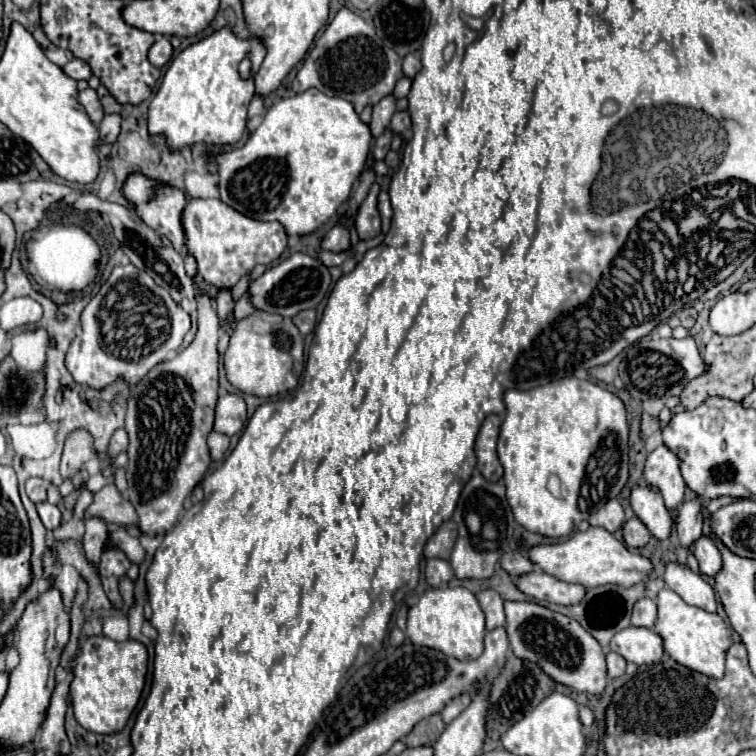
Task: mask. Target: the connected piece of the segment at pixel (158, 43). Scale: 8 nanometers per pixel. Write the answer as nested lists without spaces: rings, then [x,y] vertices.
[[[164,35],[156,37],[154,45],[148,51],[148,61],[154,67],[164,67],[170,61],[170,57],[172,57],[172,45],[170,45],[168,37],[164,37]]]

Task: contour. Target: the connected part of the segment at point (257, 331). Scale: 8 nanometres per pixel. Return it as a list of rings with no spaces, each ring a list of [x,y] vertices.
[[[254,311],[248,319],[238,321],[224,353],[224,369],[228,381],[242,393],[256,397],[288,393],[298,385],[304,369],[304,339],[292,319],[280,319],[280,315]]]

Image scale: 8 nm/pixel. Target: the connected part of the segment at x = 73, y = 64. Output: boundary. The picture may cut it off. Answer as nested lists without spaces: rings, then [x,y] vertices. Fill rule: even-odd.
[[[72,59],[72,61],[68,61],[64,67],[62,67],[62,71],[70,77],[70,79],[74,79],[74,81],[80,81],[80,79],[88,79],[92,73],[90,73],[90,67],[82,61],[82,59]]]

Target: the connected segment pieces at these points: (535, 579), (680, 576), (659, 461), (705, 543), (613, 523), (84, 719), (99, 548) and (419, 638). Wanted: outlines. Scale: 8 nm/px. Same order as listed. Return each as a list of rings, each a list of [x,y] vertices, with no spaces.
[[[534,569],[526,575],[520,575],[514,579],[514,585],[528,597],[534,597],[538,601],[550,601],[558,605],[576,605],[586,589],[582,585],[570,585],[564,583],[542,569]]]
[[[678,561],[666,563],[664,581],[666,581],[666,587],[676,591],[686,603],[702,607],[704,611],[710,611],[710,613],[716,611],[718,601],[712,585],[704,581],[700,575],[692,573],[690,567],[680,565]]]
[[[660,445],[646,457],[644,465],[644,481],[650,487],[658,487],[668,509],[676,509],[684,499],[686,485],[678,463],[678,457],[666,445]]]
[[[700,537],[694,547],[692,547],[698,563],[700,563],[700,571],[702,575],[706,577],[716,577],[716,571],[720,571],[722,567],[722,555],[720,555],[720,549],[716,547],[714,541],[706,539],[706,537]]]
[[[610,499],[602,509],[598,509],[592,517],[590,517],[590,525],[602,527],[610,533],[618,531],[624,523],[624,509],[616,499]]]
[[[94,635],[88,637],[82,643],[82,651],[76,657],[76,665],[72,667],[72,683],[70,683],[70,697],[72,697],[72,707],[74,707],[74,717],[76,721],[92,731],[92,733],[116,733],[122,731],[124,725],[128,723],[134,707],[138,705],[140,693],[144,689],[144,679],[146,679],[146,661],[148,661],[148,651],[142,643],[138,641],[112,641],[104,635]]]
[[[88,519],[86,523],[86,533],[84,533],[84,551],[86,551],[86,557],[94,563],[98,563],[104,547],[106,547],[106,539],[108,539],[108,527],[104,521],[100,519]]]
[[[446,587],[446,589],[428,589],[420,601],[408,611],[408,627],[406,637],[414,645],[432,647],[444,655],[452,655],[454,659],[468,661],[478,659],[484,651],[484,635],[486,635],[486,619],[480,609],[478,599],[464,587]]]

